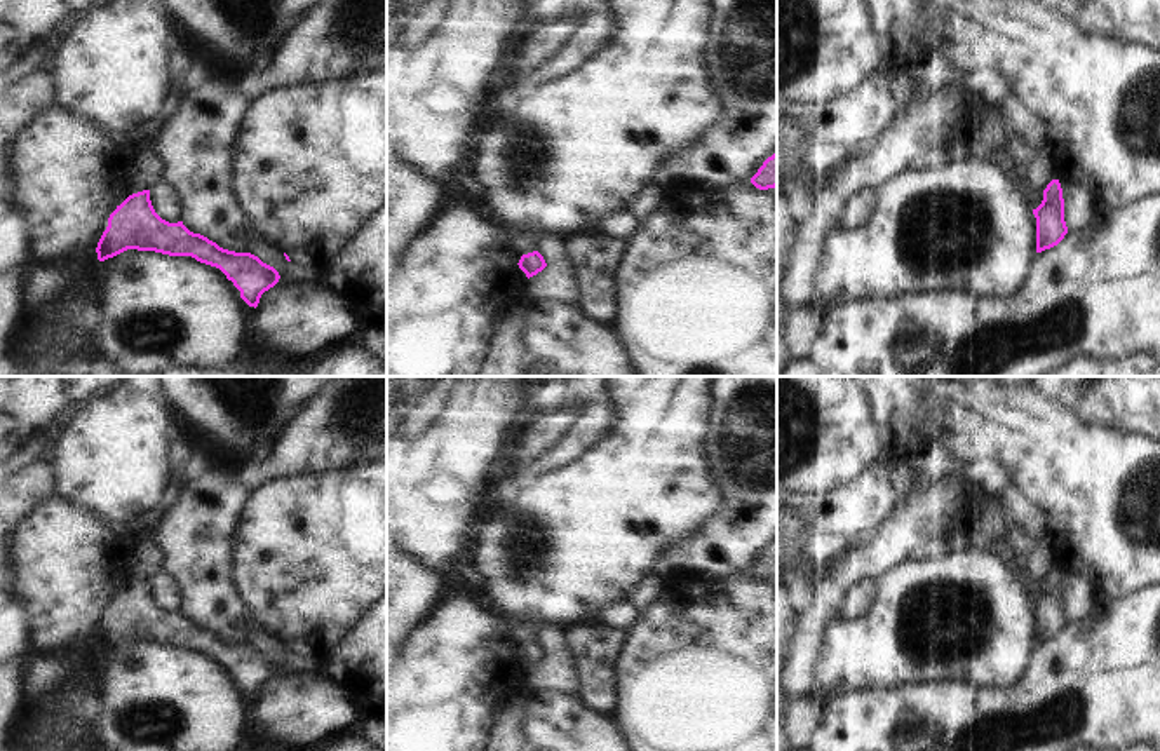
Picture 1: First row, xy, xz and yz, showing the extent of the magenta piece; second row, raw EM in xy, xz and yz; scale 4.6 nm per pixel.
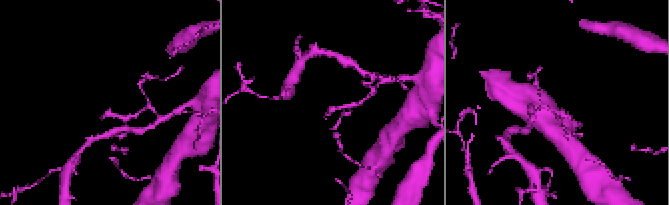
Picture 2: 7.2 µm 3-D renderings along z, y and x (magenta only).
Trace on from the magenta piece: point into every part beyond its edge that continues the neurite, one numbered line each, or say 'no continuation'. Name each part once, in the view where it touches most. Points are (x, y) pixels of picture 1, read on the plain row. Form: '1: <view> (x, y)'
no continuation

